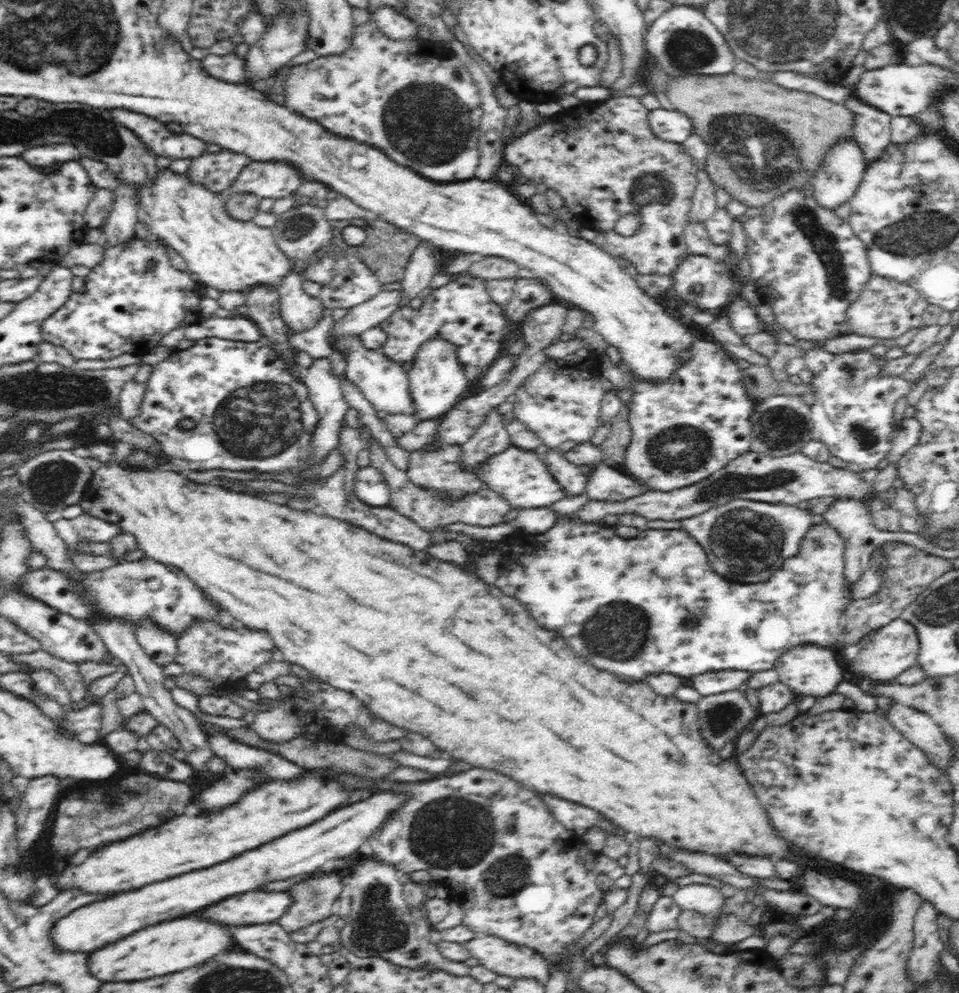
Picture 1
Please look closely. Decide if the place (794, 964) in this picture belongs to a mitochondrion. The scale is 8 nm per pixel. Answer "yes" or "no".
yes

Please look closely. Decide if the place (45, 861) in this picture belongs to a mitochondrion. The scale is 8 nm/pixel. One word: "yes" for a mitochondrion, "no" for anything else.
no

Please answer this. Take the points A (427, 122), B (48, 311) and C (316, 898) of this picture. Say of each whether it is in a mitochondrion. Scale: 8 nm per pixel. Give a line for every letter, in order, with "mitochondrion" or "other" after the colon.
A: mitochondrion
B: other
C: mitochondrion

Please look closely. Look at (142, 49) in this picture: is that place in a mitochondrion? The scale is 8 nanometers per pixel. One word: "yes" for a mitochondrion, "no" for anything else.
no

